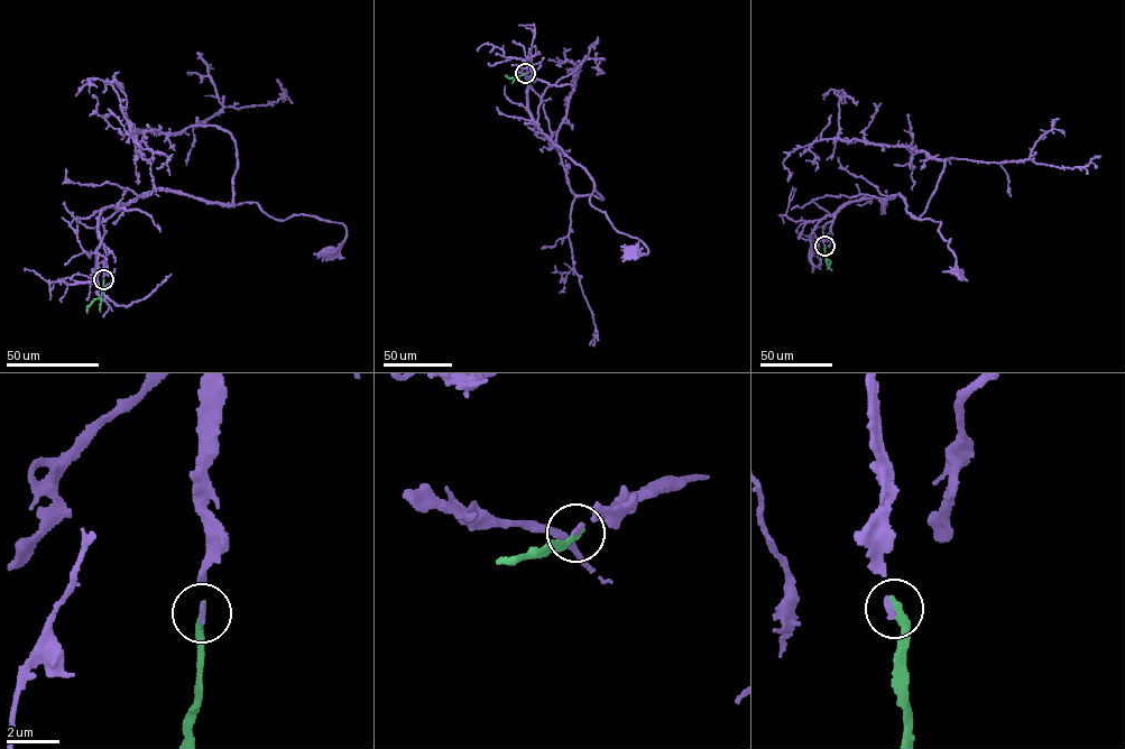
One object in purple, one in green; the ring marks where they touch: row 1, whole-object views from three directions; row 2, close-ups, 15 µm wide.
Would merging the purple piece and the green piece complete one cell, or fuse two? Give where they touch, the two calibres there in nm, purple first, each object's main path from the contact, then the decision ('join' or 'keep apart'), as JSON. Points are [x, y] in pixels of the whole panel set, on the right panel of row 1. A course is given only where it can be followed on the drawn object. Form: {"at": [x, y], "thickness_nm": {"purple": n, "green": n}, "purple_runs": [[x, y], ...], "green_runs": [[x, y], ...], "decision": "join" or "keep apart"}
{"at": [824, 246], "thickness_nm": {"purple": 200, "green": 280}, "purple_runs": [[824, 246], [823, 227], [840, 209], [898, 194], [916, 219], [940, 221], [959, 274]], "green_runs": [[824, 246], [826, 259], [830, 261], [827, 269]], "decision": "join"}

